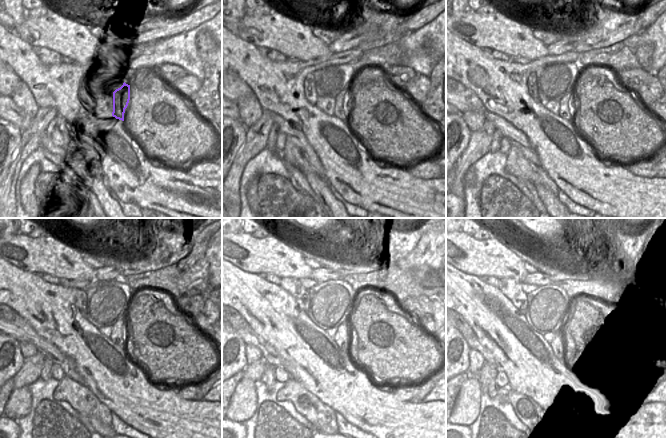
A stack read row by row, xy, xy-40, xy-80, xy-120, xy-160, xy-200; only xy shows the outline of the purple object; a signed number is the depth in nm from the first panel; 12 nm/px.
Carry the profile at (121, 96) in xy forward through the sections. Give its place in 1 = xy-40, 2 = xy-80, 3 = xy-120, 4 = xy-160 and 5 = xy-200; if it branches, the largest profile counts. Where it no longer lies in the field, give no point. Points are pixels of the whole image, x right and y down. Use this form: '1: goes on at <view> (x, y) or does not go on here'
1: goes on at xy-40 (344, 98)
2: goes on at xy-80 (565, 112)
3: goes on at xy-120 (117, 337)
4: goes on at xy-160 (341, 337)
5: goes on at xy-200 (559, 342)

